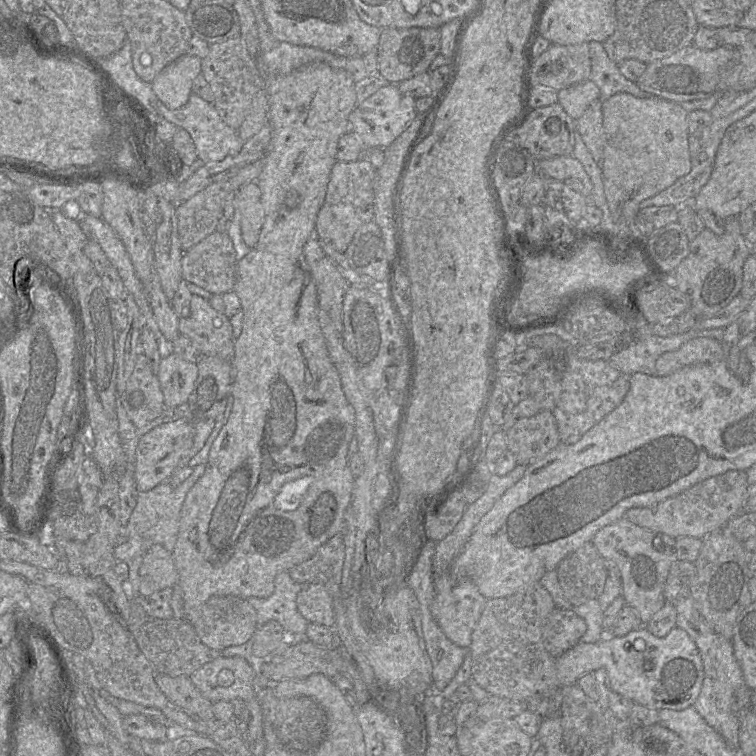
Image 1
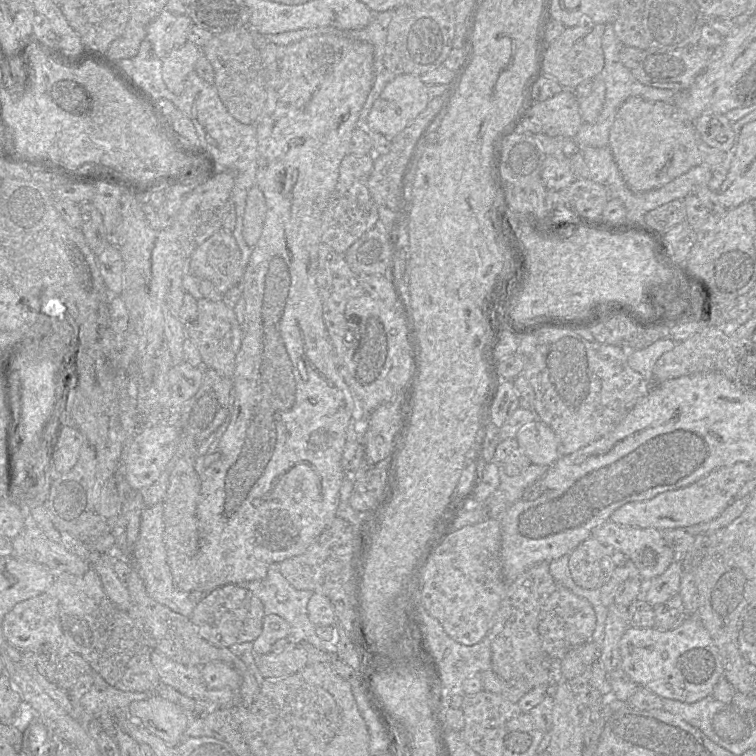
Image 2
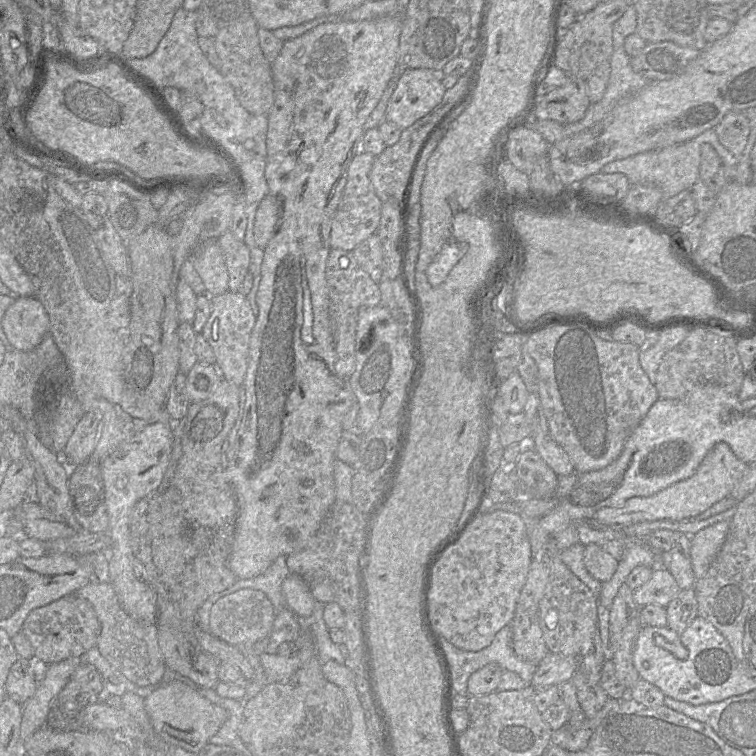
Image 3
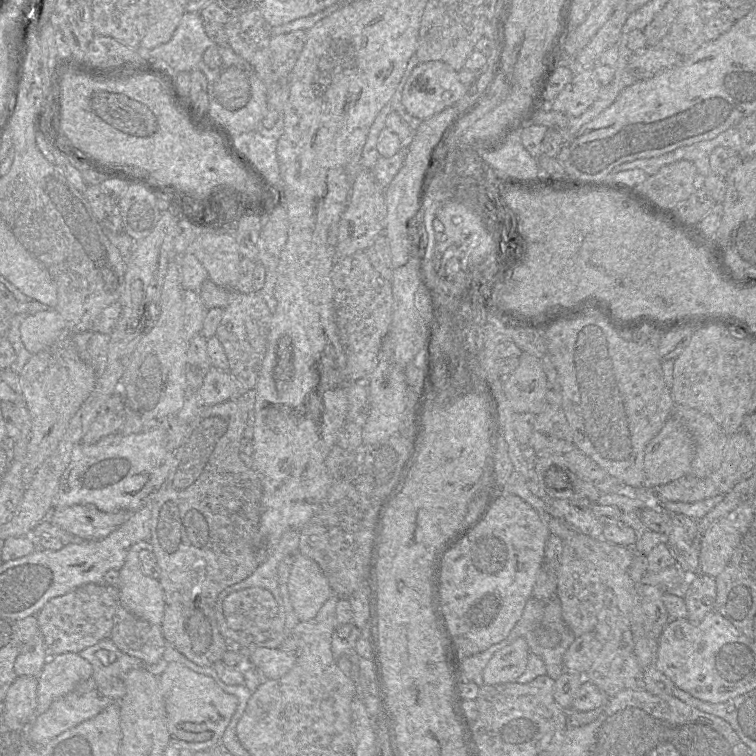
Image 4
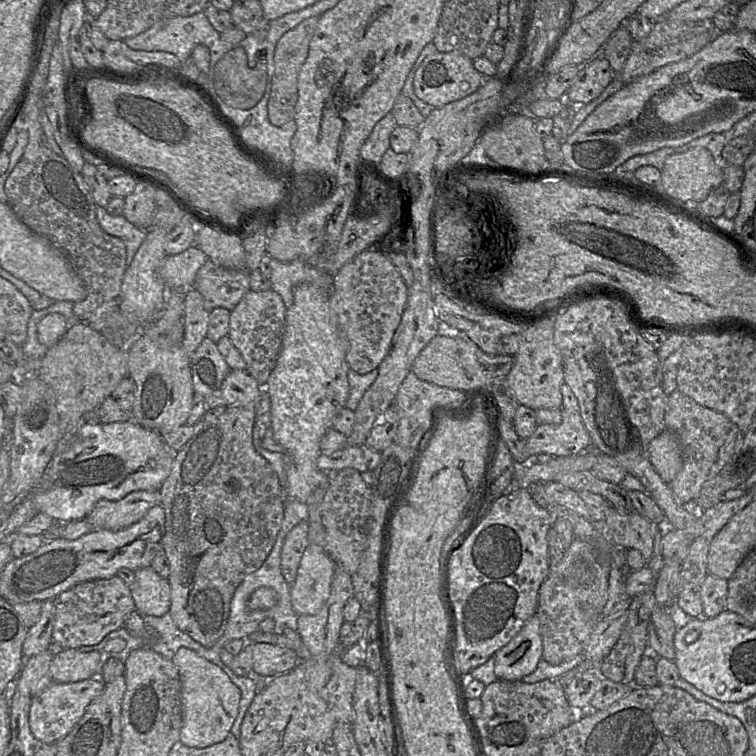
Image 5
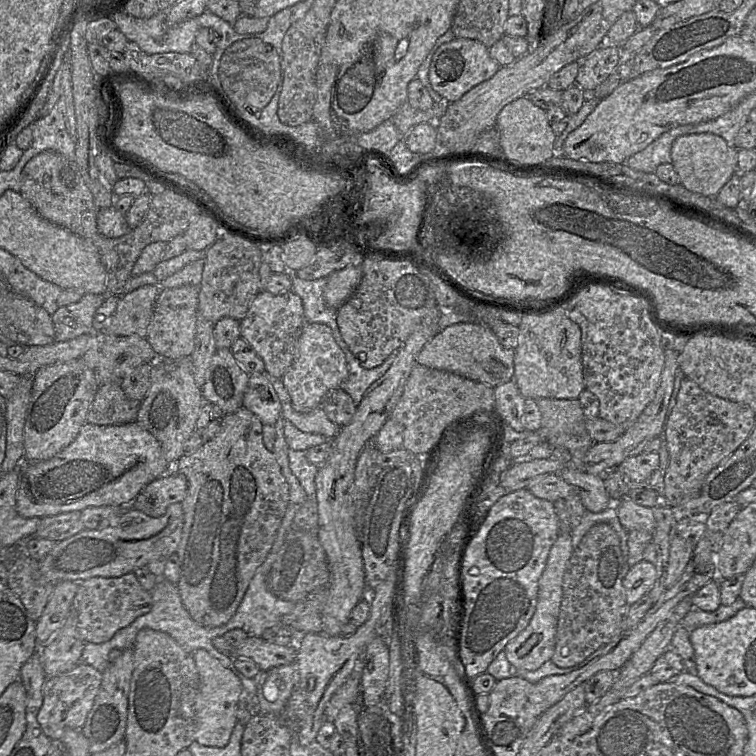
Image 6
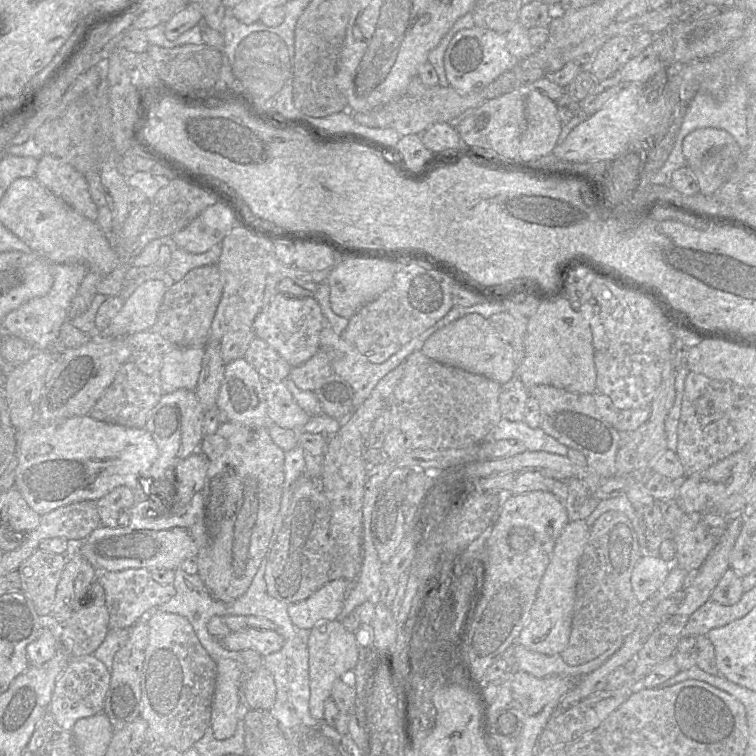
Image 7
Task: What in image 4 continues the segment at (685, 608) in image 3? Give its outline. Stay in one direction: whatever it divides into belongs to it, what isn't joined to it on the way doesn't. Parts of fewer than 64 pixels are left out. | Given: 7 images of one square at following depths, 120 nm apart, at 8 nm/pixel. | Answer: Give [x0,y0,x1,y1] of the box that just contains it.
[684,573,716,625]

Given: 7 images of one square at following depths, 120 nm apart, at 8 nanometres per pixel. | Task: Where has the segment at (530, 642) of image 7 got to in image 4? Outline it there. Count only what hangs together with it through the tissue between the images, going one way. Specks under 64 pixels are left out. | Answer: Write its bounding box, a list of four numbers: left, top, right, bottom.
[483,639,529,685]

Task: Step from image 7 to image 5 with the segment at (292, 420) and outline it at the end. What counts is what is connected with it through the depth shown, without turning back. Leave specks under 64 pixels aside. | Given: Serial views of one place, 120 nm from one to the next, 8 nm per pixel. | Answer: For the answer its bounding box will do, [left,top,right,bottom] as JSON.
[206,370,263,408]

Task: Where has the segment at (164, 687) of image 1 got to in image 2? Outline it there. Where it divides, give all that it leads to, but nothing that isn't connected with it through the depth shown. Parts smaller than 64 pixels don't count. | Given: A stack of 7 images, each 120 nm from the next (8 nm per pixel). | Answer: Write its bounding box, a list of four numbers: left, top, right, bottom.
[151,651,209,699]

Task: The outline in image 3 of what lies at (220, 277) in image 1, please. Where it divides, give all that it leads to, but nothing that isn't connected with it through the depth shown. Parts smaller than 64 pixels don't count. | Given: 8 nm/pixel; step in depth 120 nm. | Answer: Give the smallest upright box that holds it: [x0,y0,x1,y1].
[217,231,250,292]

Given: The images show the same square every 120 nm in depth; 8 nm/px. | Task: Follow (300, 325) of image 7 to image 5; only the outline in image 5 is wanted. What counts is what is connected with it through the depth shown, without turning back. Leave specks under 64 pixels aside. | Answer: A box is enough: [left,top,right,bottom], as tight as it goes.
[229,291,287,386]

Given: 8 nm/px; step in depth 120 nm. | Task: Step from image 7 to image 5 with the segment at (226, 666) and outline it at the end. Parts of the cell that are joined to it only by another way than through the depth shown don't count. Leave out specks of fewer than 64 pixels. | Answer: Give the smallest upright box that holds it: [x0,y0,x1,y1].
[171,648,240,748]

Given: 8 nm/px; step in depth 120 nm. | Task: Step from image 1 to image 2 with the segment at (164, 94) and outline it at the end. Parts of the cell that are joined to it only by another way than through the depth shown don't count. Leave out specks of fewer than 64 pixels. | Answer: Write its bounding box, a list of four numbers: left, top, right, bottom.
[162,41,200,95]

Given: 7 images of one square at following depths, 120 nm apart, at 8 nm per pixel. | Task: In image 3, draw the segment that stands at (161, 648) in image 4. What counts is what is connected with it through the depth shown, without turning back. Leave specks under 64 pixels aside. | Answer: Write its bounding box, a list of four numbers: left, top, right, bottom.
[77,580,166,686]

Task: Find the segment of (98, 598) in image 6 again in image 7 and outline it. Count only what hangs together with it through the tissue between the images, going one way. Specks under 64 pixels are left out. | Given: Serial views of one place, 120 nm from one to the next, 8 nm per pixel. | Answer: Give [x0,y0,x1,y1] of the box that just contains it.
[96,569,176,630]

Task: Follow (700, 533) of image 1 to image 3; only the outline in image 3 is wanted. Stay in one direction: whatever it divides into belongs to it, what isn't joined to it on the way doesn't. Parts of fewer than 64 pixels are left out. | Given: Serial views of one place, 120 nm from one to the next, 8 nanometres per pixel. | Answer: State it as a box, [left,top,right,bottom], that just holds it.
[594,442,747,528]

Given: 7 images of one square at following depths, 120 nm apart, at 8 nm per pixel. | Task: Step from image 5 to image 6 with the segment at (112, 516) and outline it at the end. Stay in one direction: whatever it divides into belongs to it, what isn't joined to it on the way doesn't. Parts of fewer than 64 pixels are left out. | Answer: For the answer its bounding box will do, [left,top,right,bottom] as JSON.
[128,474,187,517]

